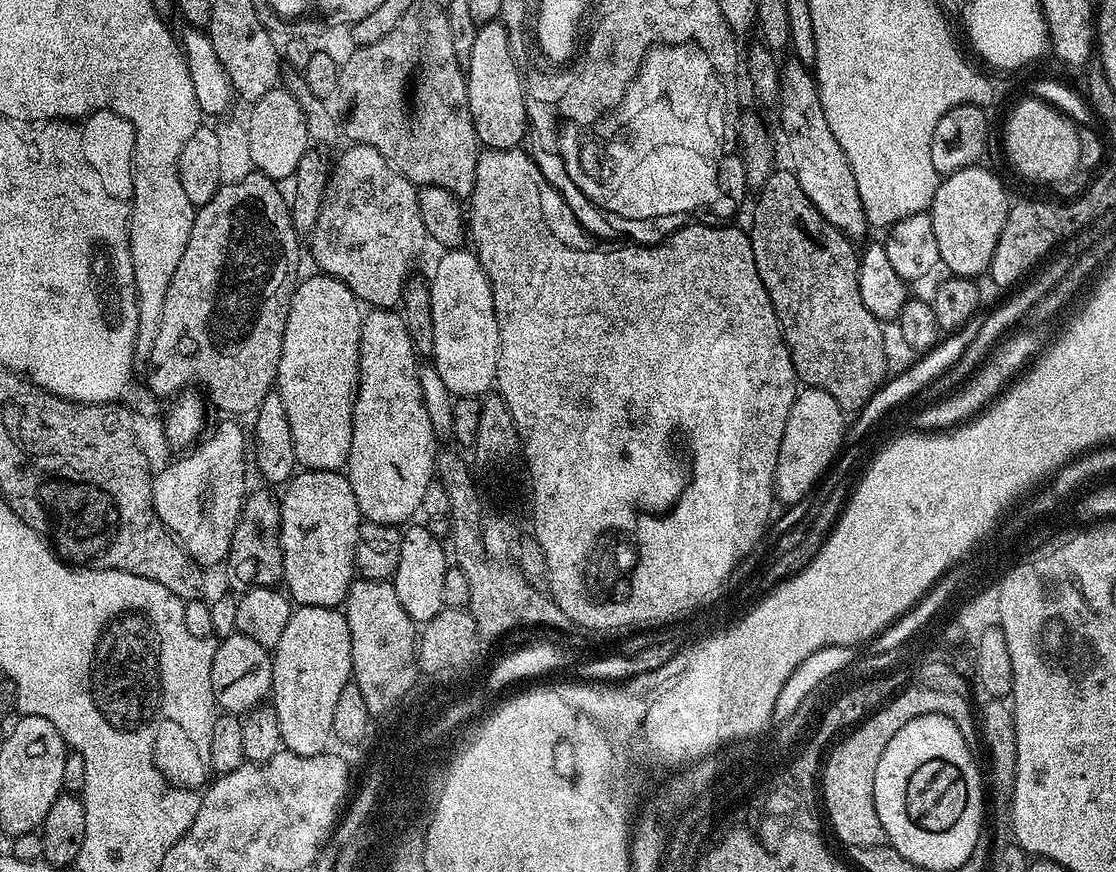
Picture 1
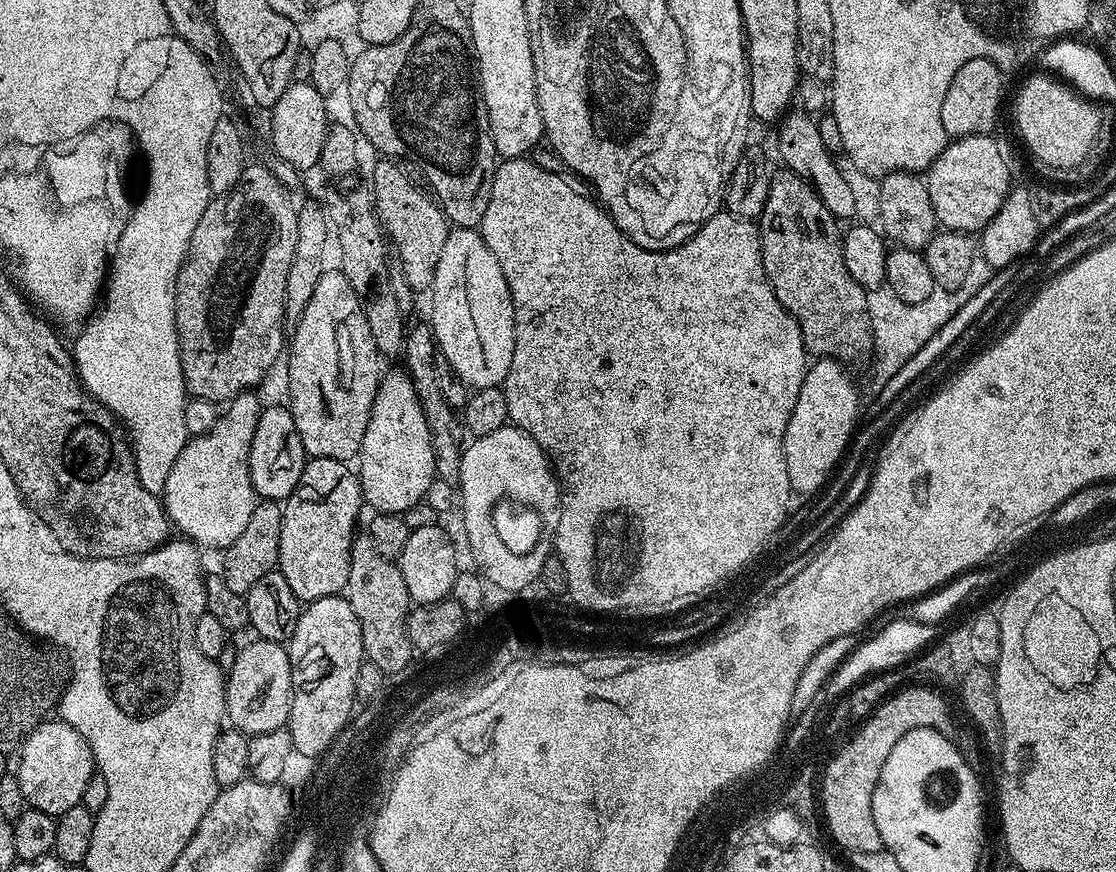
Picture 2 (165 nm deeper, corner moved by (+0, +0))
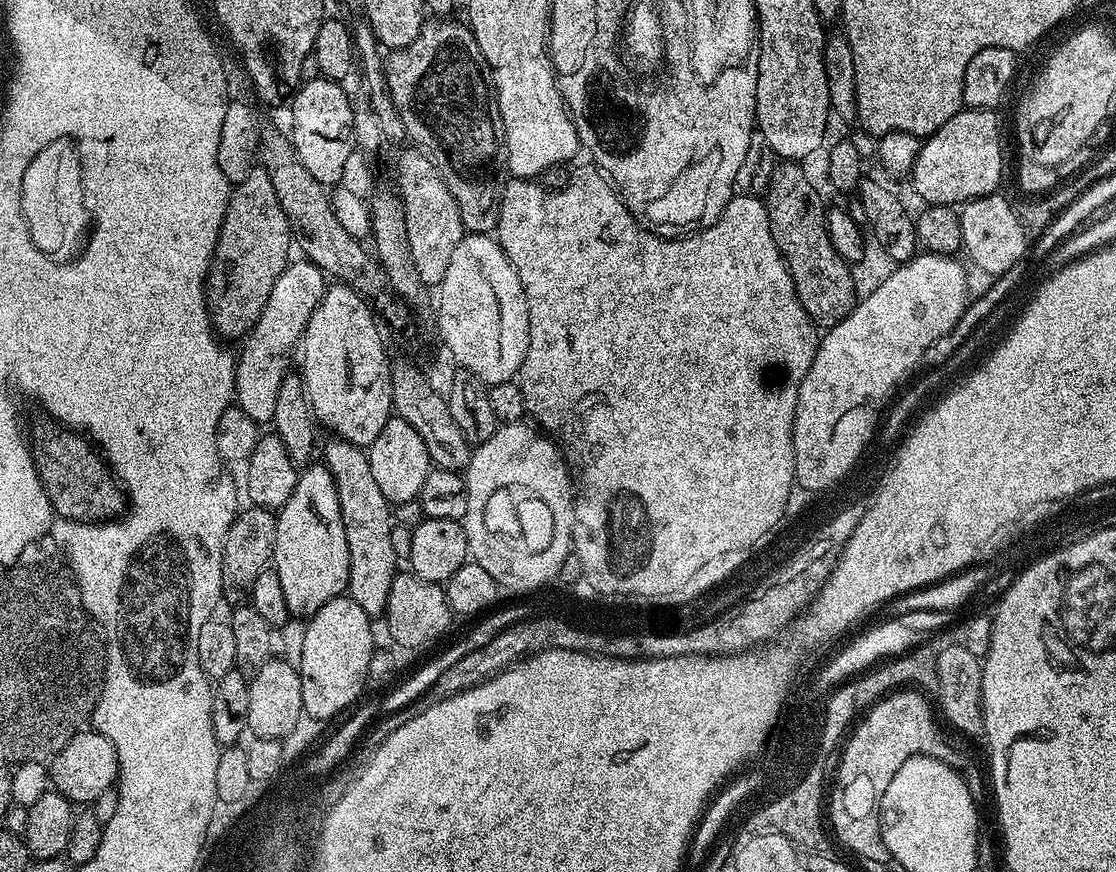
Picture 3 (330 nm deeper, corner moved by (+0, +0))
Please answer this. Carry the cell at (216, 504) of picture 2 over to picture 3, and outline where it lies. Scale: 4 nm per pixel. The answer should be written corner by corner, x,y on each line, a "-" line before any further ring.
296,259
284,267
278,282
274,282
274,290
270,290
270,298
266,298
266,306
262,306
256,325
243,337
244,349
239,349
236,358
235,403
259,426
271,421
278,399
278,386
282,386
282,378
290,370
291,364
288,363
292,360
292,351
295,348
297,351
303,341
310,314
318,310
318,302
322,302
324,297
324,271
309,260

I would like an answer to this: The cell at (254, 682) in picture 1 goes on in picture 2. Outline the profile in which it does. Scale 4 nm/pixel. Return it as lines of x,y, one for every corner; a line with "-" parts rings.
272,640
253,641
237,651
224,686
227,723
249,738
285,727
292,705
292,667
287,647

